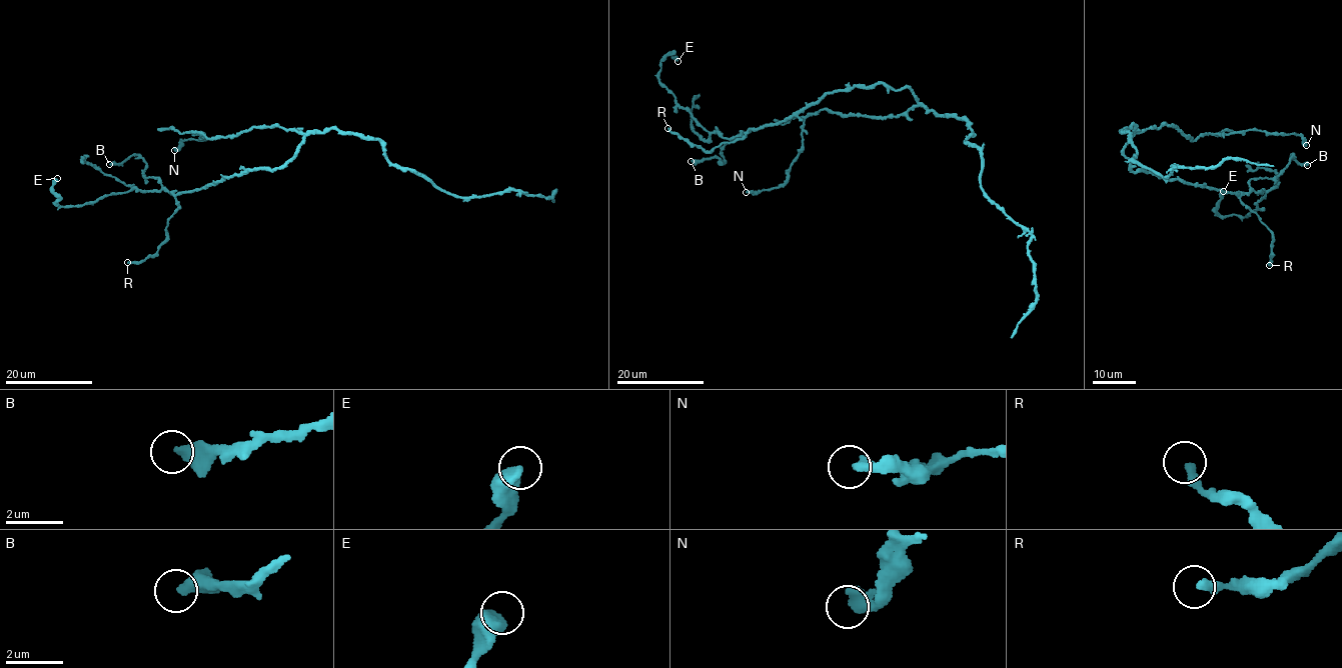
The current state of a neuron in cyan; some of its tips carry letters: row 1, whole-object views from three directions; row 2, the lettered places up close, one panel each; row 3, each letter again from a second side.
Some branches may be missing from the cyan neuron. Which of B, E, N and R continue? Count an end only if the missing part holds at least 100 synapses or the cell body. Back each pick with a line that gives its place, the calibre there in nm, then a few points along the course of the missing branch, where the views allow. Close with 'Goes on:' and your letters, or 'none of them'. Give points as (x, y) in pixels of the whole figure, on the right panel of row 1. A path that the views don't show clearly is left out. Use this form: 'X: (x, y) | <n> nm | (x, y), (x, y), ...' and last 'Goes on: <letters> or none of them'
Goes on: none of them

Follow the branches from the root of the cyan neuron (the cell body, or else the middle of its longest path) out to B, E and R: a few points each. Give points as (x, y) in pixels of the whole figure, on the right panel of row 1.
B: (1127, 142), (1123, 153), (1133, 171), (1240, 196), (1248, 192), (1251, 179), (1279, 174), (1291, 155), (1307, 165)
E: (1127, 142), (1123, 153), (1133, 171), (1238, 196), (1265, 191), (1256, 209), (1242, 217), (1217, 212), (1223, 191)
R: (1127, 142), (1123, 153), (1131, 158), (1133, 171), (1236, 193), (1272, 233), (1269, 265)

